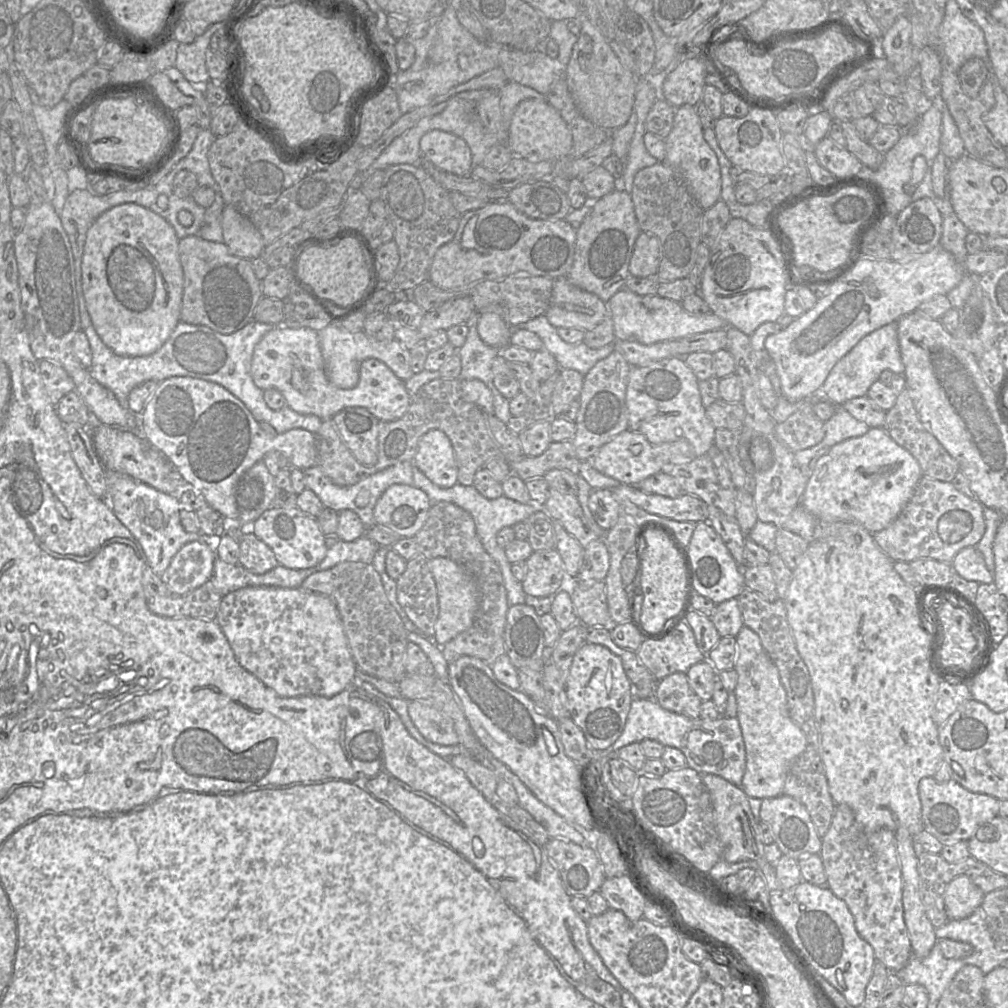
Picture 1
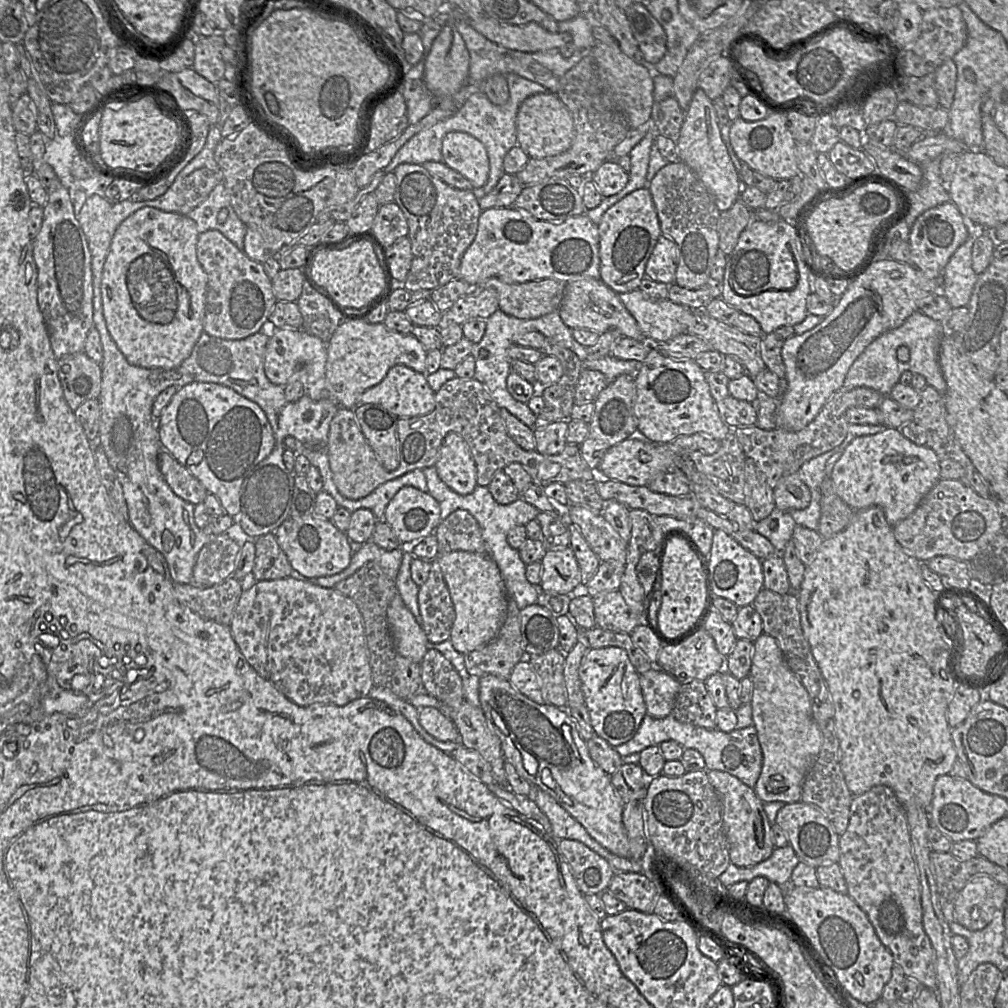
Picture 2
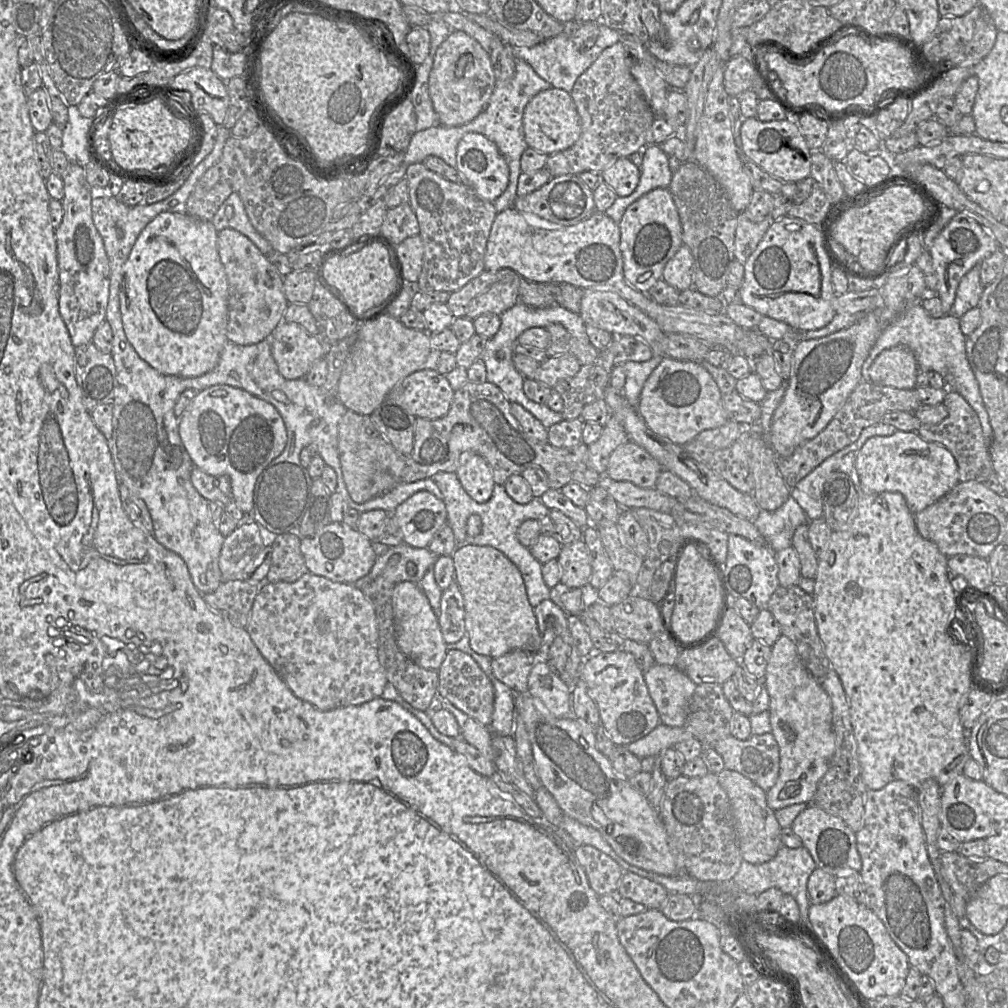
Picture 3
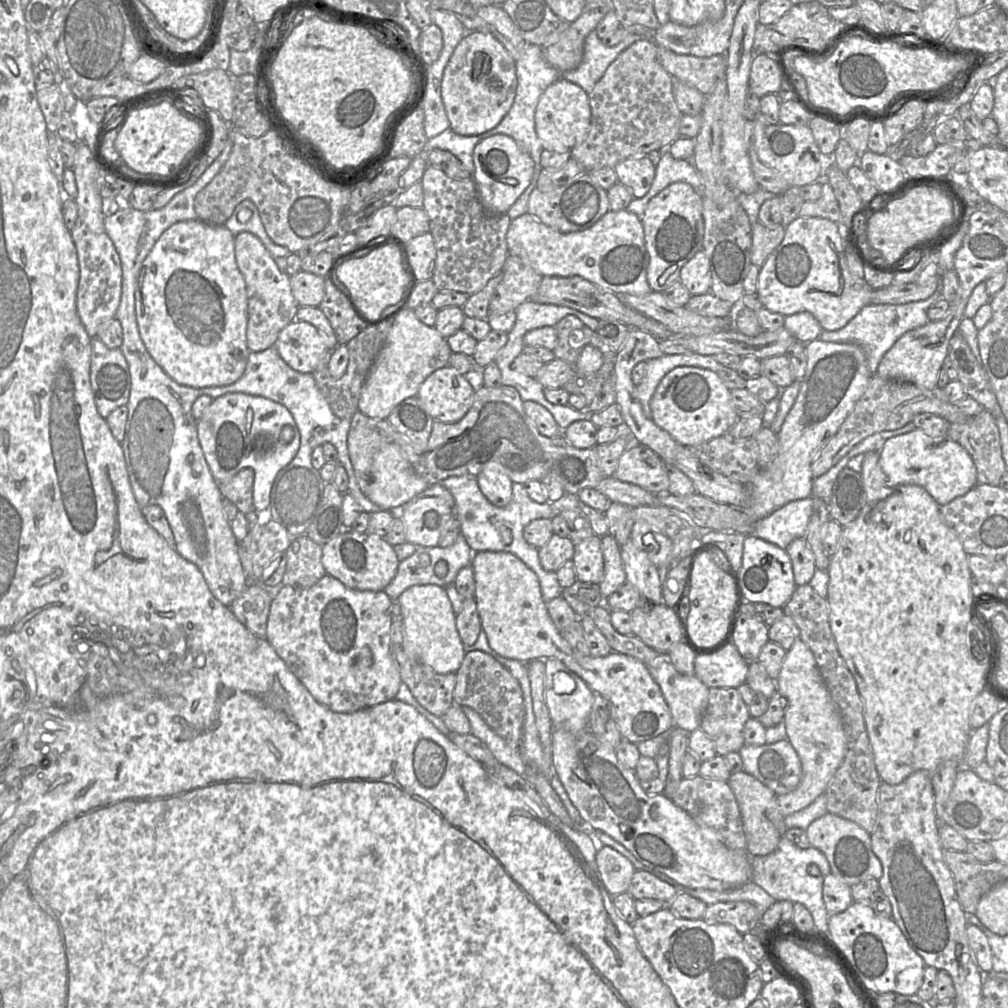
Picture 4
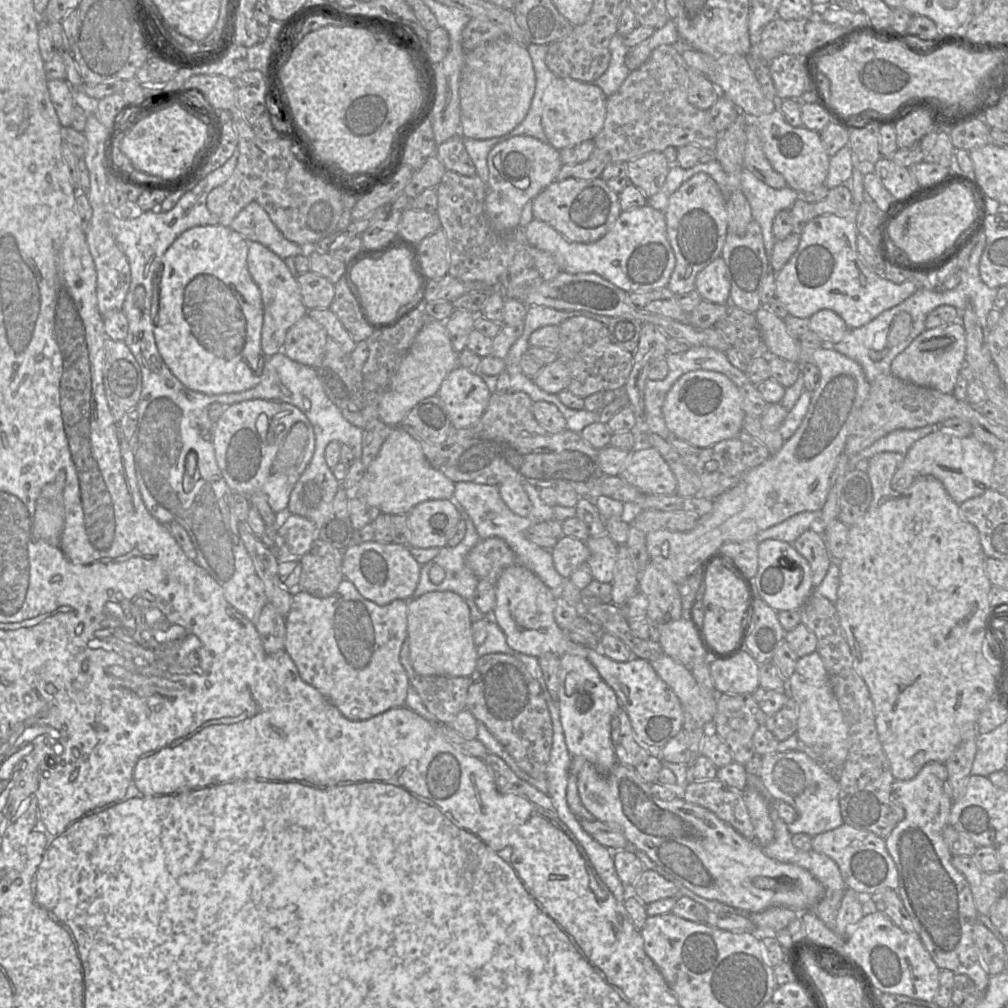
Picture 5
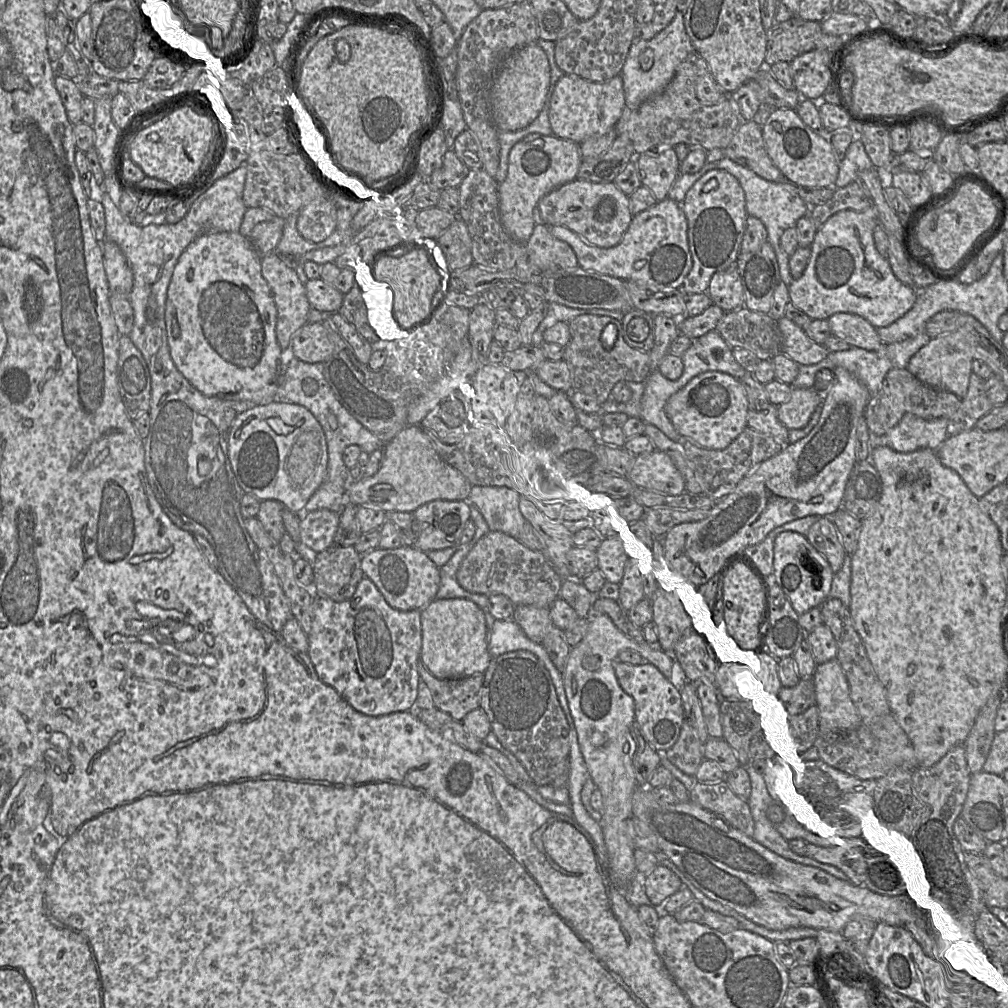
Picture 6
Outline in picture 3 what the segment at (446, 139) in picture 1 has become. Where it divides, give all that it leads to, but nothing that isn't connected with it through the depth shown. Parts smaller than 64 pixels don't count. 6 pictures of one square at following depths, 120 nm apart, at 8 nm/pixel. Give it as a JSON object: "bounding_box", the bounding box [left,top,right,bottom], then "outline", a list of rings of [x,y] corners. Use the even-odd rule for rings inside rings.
{"bounding_box":[456,133,509,202],"outline":[[[467,133],[457,145],[456,169],[479,196],[494,202],[509,184],[509,168],[496,144],[479,133]]]}

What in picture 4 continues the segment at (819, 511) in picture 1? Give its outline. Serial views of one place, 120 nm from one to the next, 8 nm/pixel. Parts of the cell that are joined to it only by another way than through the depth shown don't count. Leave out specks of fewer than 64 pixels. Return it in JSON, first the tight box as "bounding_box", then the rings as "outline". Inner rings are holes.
{"bounding_box":[879,428,977,506],"outline":[[[918,428],[887,439],[879,450],[879,463],[889,487],[921,486],[940,506],[966,494],[977,484],[977,470],[965,448],[947,437],[931,437]]]}

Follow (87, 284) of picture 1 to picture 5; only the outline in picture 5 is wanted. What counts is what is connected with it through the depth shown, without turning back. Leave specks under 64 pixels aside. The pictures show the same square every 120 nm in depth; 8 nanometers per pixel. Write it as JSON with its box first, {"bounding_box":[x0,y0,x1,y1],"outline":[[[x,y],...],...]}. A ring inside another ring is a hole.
{"bounding_box":[147,225,267,394],"outline":[[[207,225],[196,226],[184,231],[170,245],[160,259],[154,261],[147,271],[147,277],[152,285],[151,313],[154,324],[154,338],[157,349],[171,372],[187,388],[205,394],[237,393],[257,386],[262,380],[267,355],[261,348],[261,329],[263,323],[263,303],[260,290],[253,281],[247,267],[249,242],[229,226]]]}

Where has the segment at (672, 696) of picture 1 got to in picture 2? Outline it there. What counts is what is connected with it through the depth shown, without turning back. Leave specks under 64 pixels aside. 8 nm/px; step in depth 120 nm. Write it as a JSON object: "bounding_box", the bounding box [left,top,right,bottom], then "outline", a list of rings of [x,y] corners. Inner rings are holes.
{"bounding_box":[671,682,717,729],"outline":[[[682,682],[671,715],[683,723],[706,729],[717,729],[716,712],[704,682]]]}

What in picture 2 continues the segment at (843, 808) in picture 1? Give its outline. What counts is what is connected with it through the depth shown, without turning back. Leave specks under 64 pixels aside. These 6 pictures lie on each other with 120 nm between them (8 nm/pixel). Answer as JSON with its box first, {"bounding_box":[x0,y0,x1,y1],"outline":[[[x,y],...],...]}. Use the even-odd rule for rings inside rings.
{"bounding_box":[837,786,936,989],"outline":[[[876,786],[853,798],[849,825],[839,838],[837,864],[847,884],[847,895],[865,912],[880,941],[891,952],[895,964],[903,969],[908,978],[920,982],[929,989],[935,988],[936,955],[923,928],[921,883],[913,858],[906,809],[891,788]]]}

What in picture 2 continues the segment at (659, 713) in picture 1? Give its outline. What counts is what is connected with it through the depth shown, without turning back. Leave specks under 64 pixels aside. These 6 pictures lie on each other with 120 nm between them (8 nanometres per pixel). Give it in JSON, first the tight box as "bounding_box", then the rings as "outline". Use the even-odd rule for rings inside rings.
{"bounding_box":[614,714,763,788],"outline":[[[647,714],[636,734],[629,741],[614,748],[622,757],[625,757],[669,740],[678,742],[685,749],[695,749],[700,752],[705,760],[706,771],[720,770],[726,772],[751,788],[754,788],[760,776],[763,755],[757,731],[753,726],[723,732],[719,729],[706,729],[680,722],[672,715],[665,718],[654,718]]]}

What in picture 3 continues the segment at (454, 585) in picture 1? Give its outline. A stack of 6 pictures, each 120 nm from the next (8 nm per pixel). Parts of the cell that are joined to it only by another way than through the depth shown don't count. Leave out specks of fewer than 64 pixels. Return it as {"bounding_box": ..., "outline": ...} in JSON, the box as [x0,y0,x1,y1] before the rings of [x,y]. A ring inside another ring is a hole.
{"bounding_box":[452,546,541,658],"outline":[[[458,546],[452,554],[455,583],[465,605],[465,629],[471,649],[483,656],[497,658],[513,650],[536,652],[541,649],[541,637],[534,610],[527,598],[519,569],[499,550],[489,546]]]}

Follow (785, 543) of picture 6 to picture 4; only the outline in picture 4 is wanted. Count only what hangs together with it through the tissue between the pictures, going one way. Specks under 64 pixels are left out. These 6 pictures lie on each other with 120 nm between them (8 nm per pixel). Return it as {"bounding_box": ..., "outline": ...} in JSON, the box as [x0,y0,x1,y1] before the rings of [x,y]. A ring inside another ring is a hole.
{"bounding_box":[736,535,797,607],"outline":[[[753,535],[745,537],[742,564],[736,574],[746,602],[784,607],[797,587],[786,550]]]}

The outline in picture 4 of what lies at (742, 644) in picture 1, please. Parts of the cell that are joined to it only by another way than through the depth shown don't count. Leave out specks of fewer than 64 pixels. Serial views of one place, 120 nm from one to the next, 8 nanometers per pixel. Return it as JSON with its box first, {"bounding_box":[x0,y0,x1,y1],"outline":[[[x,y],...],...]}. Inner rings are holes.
{"bounding_box":[775,638,846,817],"outline":[[[800,638],[787,650],[781,670],[775,679],[777,692],[787,699],[783,723],[786,739],[796,750],[802,765],[798,786],[787,794],[777,795],[778,808],[786,817],[810,805],[822,795],[833,775],[841,765],[846,747],[846,737],[841,715],[817,667],[808,646]]]}

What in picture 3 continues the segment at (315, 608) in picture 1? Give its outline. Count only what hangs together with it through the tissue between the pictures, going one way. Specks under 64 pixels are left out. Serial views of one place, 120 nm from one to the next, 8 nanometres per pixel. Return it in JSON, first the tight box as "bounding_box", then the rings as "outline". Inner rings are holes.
{"bounding_box":[245,572,388,711],"outline":[[[310,572],[294,582],[265,582],[259,586],[245,627],[251,640],[291,691],[321,711],[361,705],[381,698],[388,684],[378,659],[375,610],[354,585],[333,582]]]}

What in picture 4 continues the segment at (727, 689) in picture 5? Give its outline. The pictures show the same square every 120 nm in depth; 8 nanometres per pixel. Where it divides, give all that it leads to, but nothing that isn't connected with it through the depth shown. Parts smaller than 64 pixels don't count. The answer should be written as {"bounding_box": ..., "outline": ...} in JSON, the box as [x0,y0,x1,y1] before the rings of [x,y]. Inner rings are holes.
{"bounding_box":[694,642,749,688],"outline":[[[730,642],[713,654],[699,654],[694,661],[694,675],[708,688],[738,688],[746,681],[749,661]]]}

